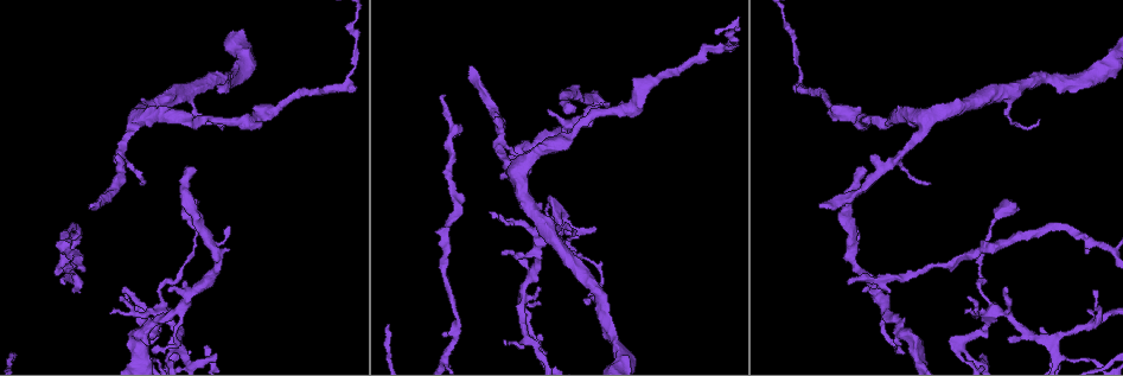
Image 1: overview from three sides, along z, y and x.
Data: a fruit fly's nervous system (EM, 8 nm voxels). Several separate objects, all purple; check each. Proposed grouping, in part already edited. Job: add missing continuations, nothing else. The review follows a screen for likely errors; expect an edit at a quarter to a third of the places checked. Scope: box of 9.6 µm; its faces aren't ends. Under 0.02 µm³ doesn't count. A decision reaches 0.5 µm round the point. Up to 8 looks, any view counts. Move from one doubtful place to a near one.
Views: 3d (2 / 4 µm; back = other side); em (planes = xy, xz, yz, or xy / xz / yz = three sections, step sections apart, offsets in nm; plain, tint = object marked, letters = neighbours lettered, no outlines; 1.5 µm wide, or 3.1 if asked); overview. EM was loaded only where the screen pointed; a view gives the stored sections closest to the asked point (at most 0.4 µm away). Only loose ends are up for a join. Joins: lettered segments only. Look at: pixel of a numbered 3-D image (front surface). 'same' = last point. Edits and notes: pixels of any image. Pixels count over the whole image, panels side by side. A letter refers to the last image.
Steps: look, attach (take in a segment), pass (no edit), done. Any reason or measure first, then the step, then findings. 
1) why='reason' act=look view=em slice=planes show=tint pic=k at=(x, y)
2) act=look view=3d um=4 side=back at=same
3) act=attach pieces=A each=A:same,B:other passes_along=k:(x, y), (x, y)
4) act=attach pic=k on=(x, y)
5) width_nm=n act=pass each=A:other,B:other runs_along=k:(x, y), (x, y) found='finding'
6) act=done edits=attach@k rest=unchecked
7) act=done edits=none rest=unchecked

why='long arm stops here' act=look view=em slice=planes show=letters pic=1 at=(445, 94)

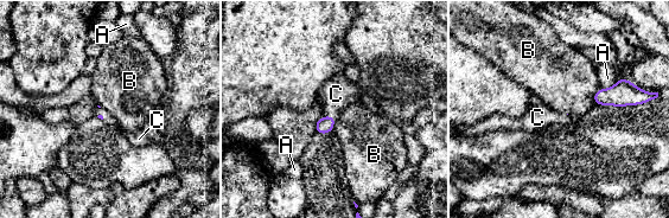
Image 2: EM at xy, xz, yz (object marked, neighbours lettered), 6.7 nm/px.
longest_contact=A:140nm act=attach pieces=C each=A:other,B:other,C:same found='the cell continues'

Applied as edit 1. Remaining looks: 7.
why='branch stops here' act=look view=3d um=4 pic=1 at=(91, 204)

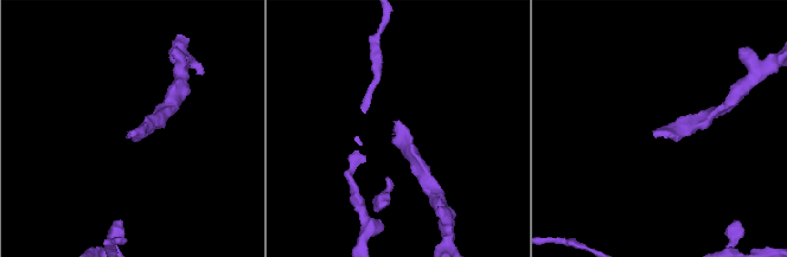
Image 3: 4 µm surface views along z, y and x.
why='need the tissue' act=look view=em slice=xz step=8 show=tint pic=3 at=(653, 130)

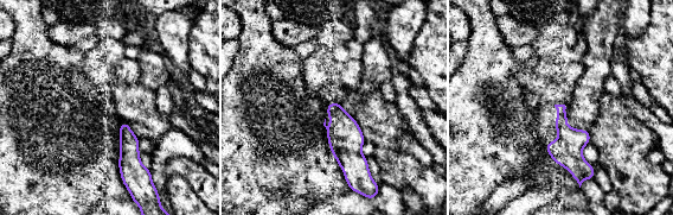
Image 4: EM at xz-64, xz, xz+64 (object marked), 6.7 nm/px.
why='another direction' act=look view=em slice=xy step=8 show=letters at=same

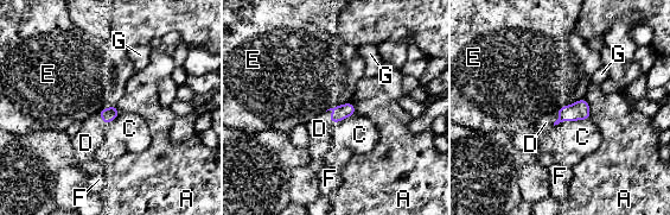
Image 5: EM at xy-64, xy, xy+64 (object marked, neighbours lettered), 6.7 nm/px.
width_nm=100 act=attach pieces=D each=A:other,C:other,D:same,E:other,F:other,G:other found='it goes on there'

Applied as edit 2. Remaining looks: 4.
why='see it whole again' act=look view=overview

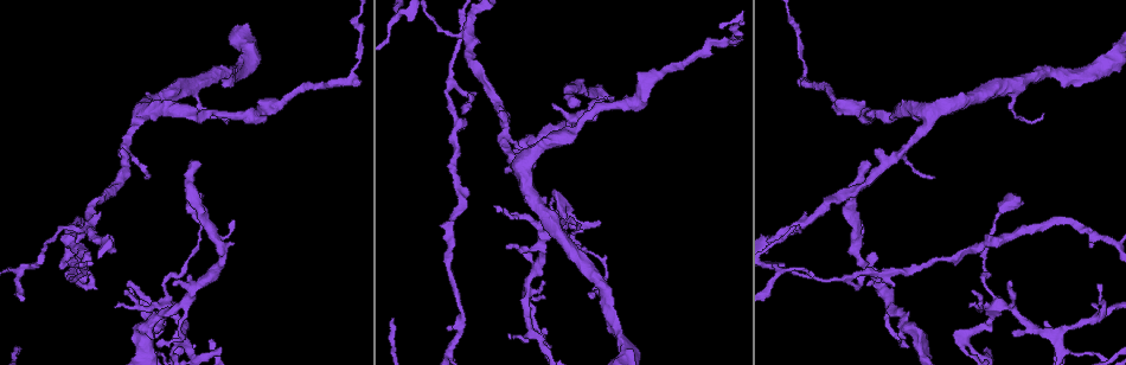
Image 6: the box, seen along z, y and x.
why='branch stops here' act=look view=em slice=planes show=letters pic=6 at=(508, 336)

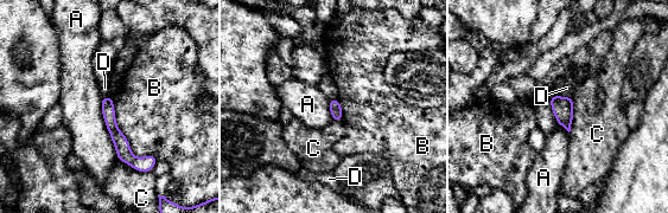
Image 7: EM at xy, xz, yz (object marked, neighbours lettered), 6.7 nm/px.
width_nm=80 act=pass each=A:other,B:other,C:other,D:other runs_along=7:(106, 99), (122, 150), (151, 163) found='no lettered segment goes on from it'

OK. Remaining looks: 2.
why='an open end' act=look view=em slice=planes show=letters pic=6 at=(555, 103)

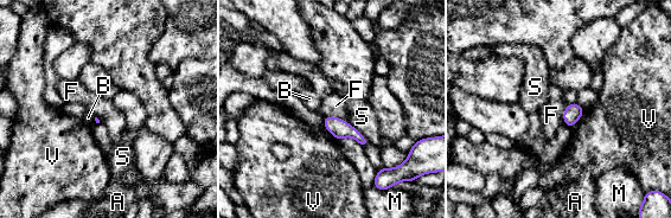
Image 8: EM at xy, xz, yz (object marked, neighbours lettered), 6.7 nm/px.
longest_contact=S:220nm act=pass each=A:other,B:other,F:other,M:other,S:other,V:other found='none of them fits'

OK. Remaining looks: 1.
act=done edits=attach@2,attach@5 rest=unchecked

